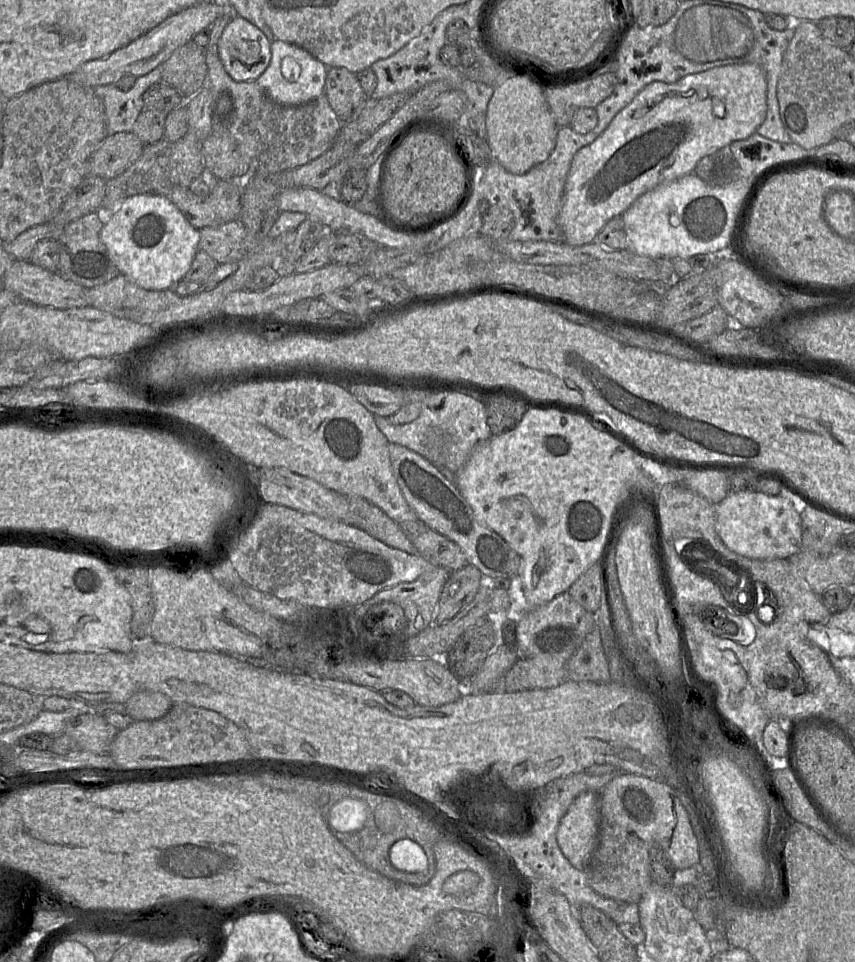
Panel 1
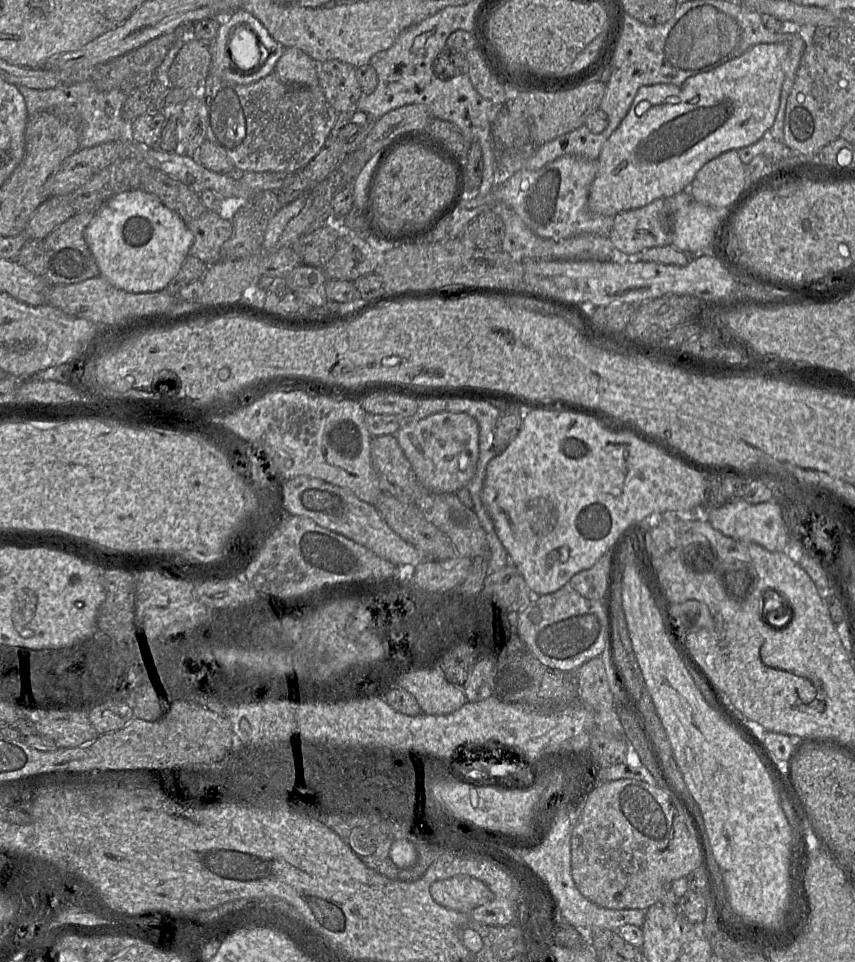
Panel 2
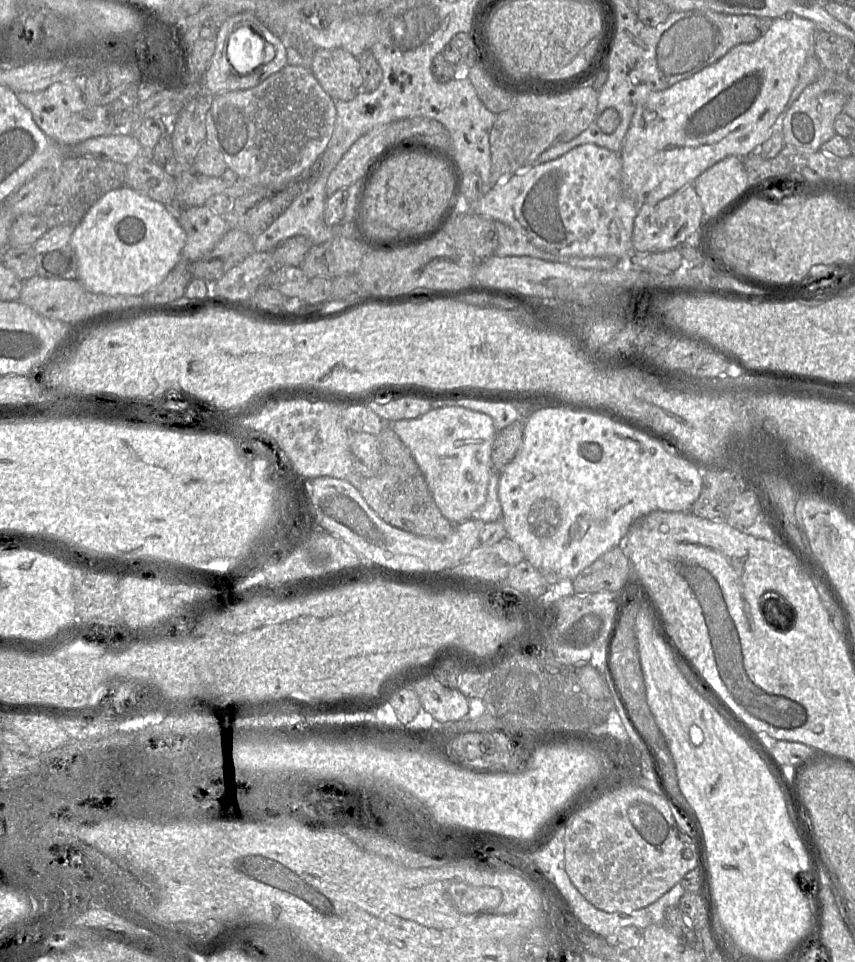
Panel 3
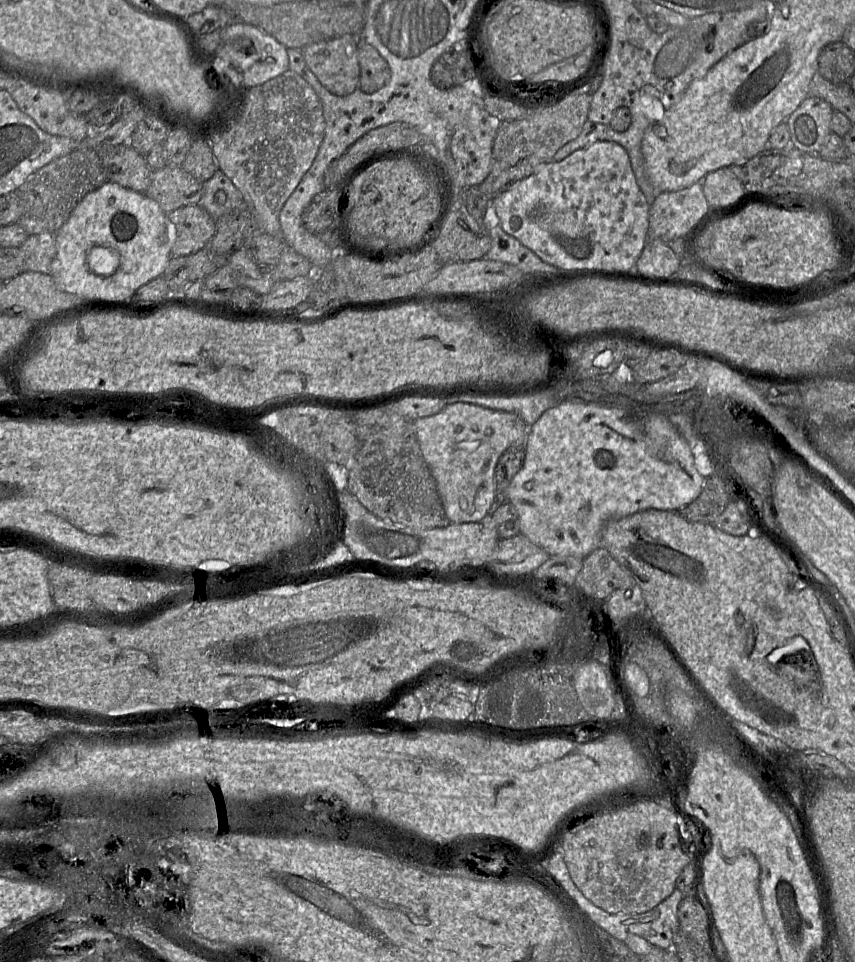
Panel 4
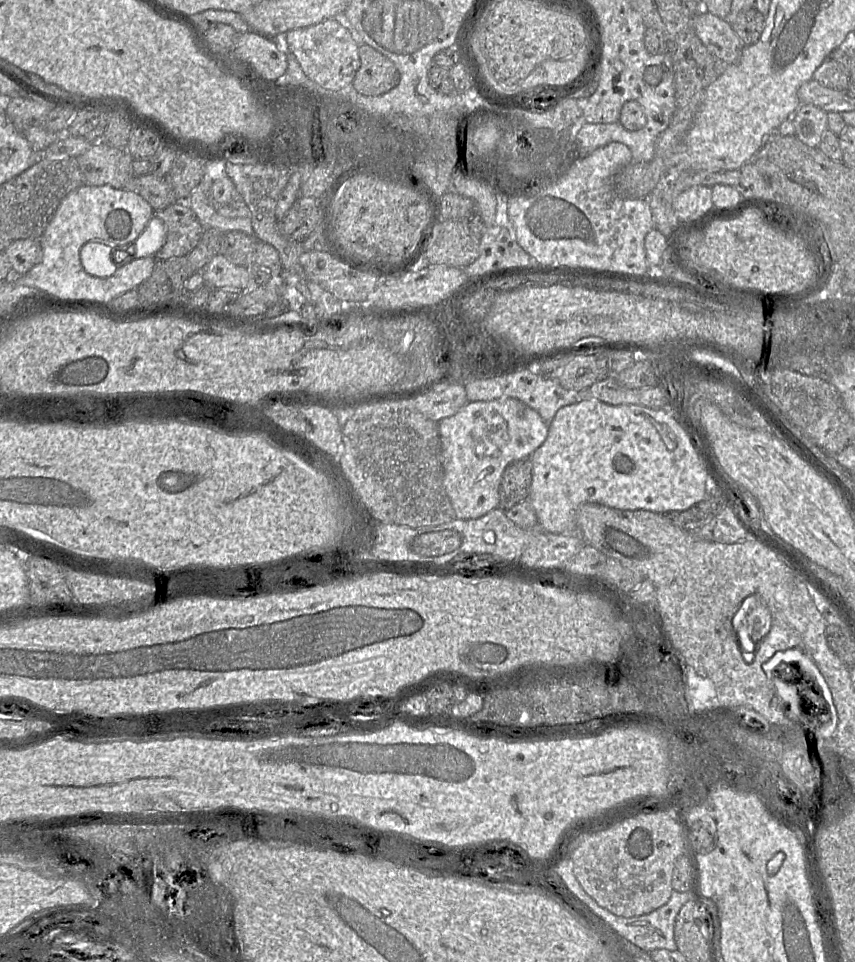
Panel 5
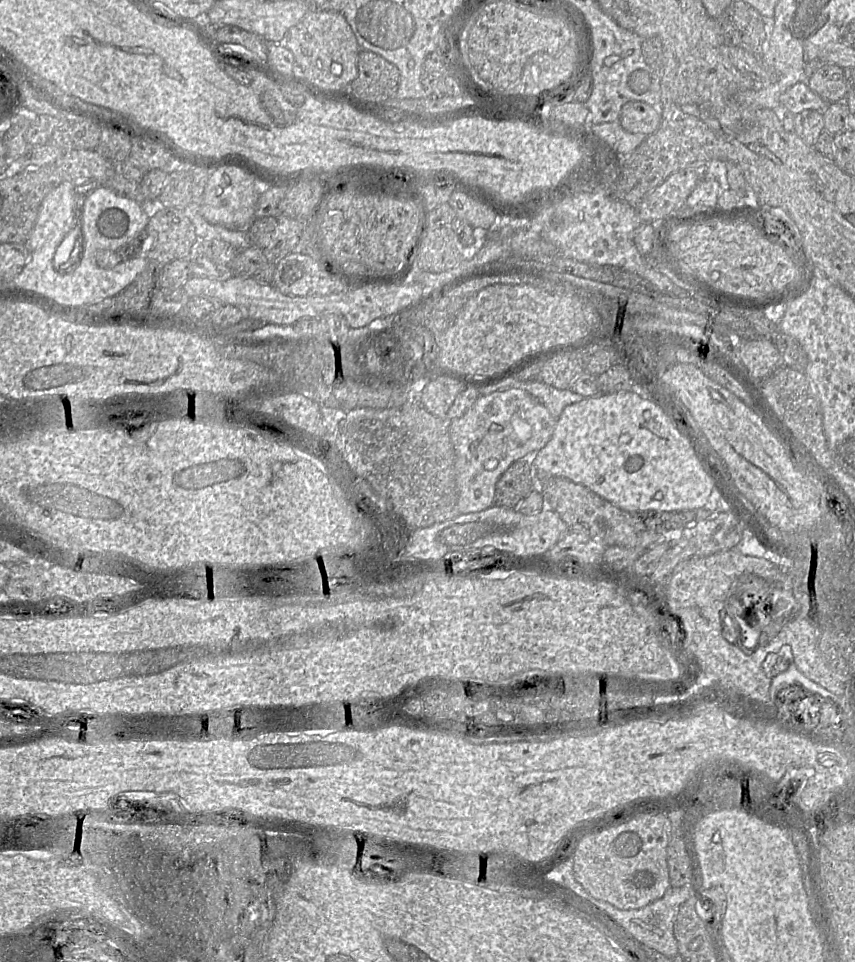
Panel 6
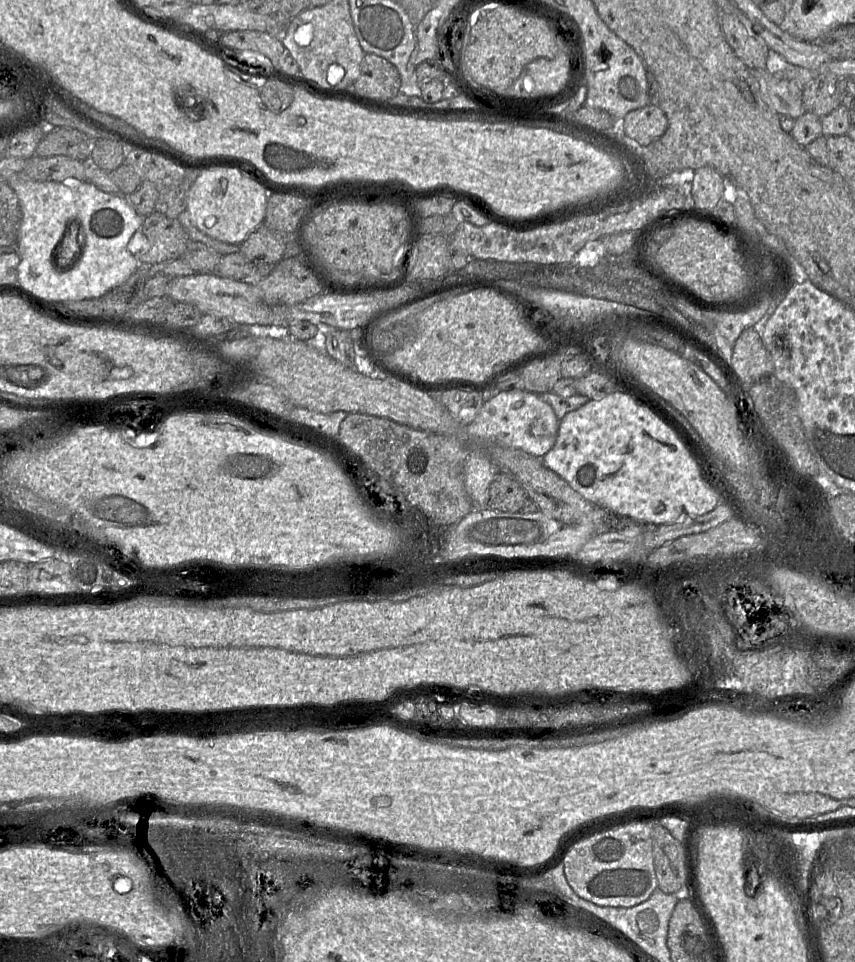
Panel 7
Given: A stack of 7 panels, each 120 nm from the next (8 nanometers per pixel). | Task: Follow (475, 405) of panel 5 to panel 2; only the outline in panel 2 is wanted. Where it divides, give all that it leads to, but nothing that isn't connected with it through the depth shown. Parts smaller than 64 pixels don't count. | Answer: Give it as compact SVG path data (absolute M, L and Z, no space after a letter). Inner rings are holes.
M438 412L418 421L404 421L394 434L419 482L436 494L455 494L473 478L479 458L479 426L466 413Z

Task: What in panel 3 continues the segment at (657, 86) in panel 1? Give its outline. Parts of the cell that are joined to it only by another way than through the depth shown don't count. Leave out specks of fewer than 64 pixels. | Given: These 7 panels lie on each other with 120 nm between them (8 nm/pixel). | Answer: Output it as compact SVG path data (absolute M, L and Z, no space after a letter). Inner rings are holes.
M786 15L773 19L772 25L767 33L762 35L755 42L740 44L732 48L717 62L704 68L693 76L677 82L668 89L651 92L646 99L642 100L636 106L620 151L622 160L622 191L625 196L634 200L639 205L644 205L644 203L655 203L671 196L686 185L693 185L696 178L705 170L728 156L745 158L753 153L757 153L759 147L769 137L778 116L787 105L791 93L798 83L800 71L807 60L812 45L814 51L814 36L817 31L818 29L812 21L797 15Z

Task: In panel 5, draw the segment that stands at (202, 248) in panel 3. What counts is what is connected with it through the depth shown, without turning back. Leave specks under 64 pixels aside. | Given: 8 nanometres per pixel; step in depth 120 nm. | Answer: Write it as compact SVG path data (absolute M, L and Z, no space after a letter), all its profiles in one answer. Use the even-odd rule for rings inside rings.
M177 201L163 210L155 211L154 216L164 225L163 244L154 256L157 260L186 257L204 233L195 213L185 201Z

